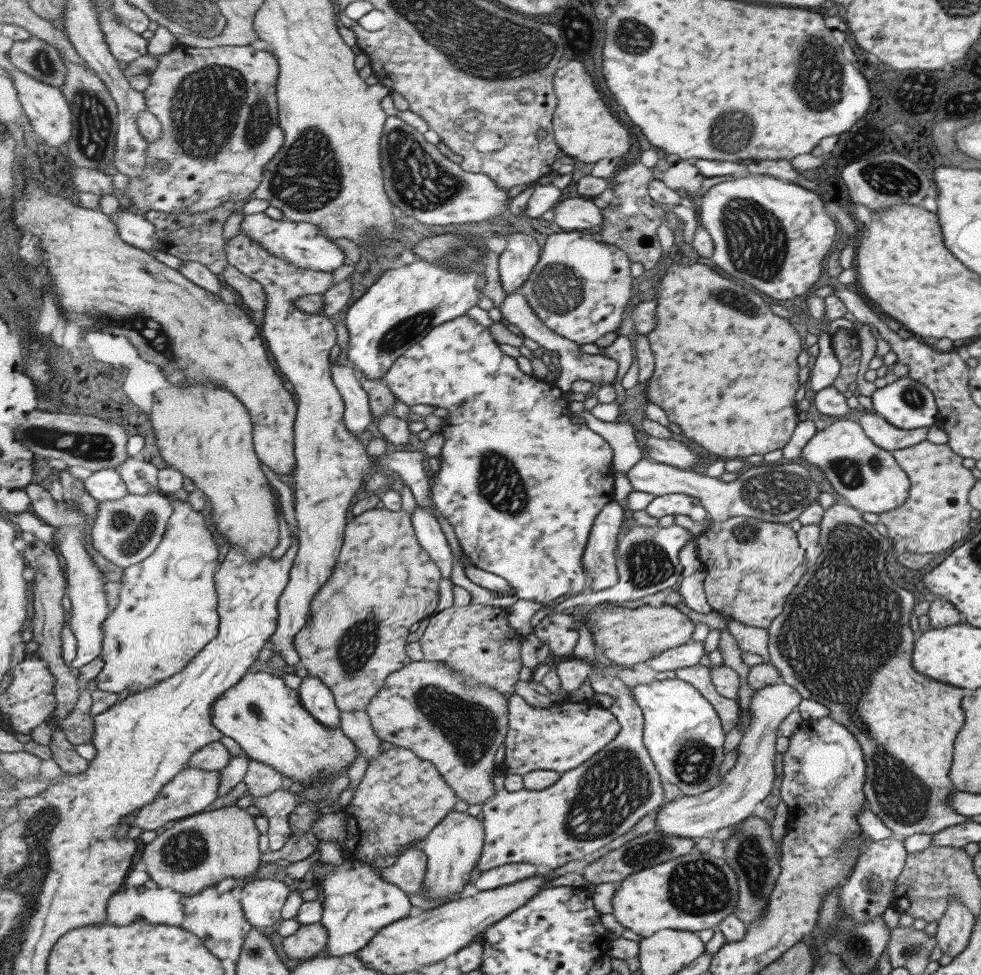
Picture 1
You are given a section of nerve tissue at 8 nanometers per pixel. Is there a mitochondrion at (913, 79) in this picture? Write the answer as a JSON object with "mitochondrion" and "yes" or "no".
{"mitochondrion":"no"}

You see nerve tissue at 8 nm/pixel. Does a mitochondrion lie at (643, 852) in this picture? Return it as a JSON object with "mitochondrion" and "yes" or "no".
{"mitochondrion":"yes"}

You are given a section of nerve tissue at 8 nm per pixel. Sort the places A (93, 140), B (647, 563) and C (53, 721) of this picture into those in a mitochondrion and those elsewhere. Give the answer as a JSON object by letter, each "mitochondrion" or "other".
{"A":"mitochondrion","B":"mitochondrion","C":"other"}

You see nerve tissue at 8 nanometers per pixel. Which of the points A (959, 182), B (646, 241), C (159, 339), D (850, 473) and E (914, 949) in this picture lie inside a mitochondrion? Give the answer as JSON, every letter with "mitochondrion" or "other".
{"A":"other","B":"other","C":"mitochondrion","D":"mitochondrion","E":"mitochondrion"}

